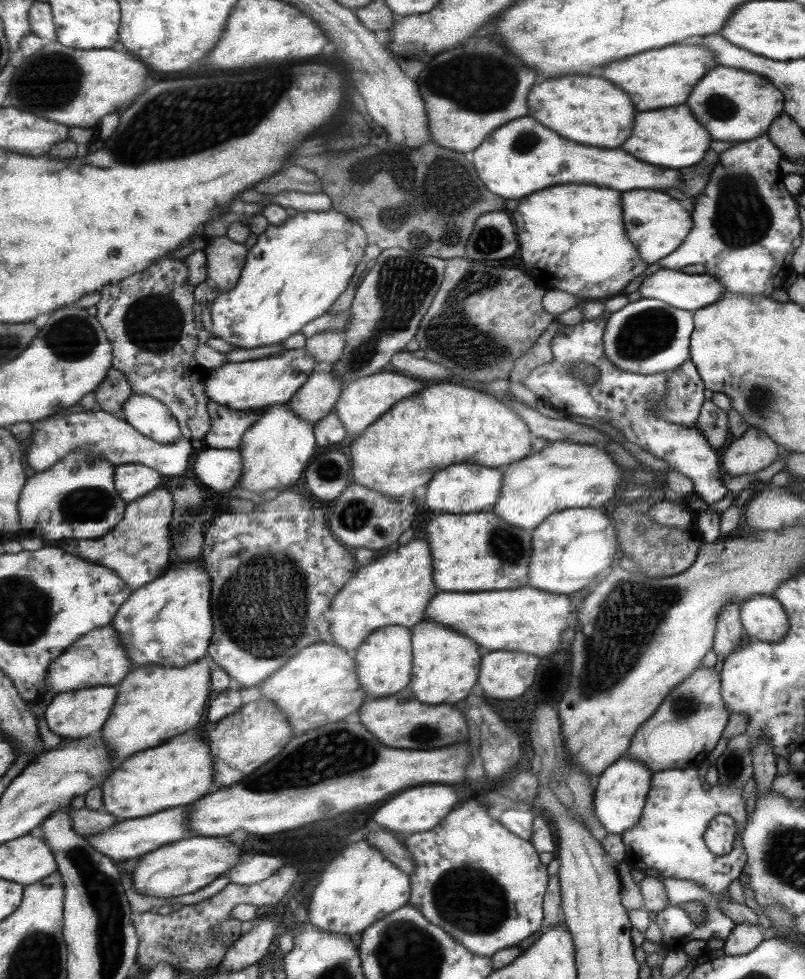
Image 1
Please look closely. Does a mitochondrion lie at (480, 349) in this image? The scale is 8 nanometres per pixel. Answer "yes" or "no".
yes

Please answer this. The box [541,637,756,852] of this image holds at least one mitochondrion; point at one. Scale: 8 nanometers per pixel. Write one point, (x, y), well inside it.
(685, 705)

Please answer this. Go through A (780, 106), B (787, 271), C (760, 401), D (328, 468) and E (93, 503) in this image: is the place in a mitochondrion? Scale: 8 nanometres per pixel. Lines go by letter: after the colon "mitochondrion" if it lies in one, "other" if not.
A: other
B: other
C: mitochondrion
D: other
E: mitochondrion

